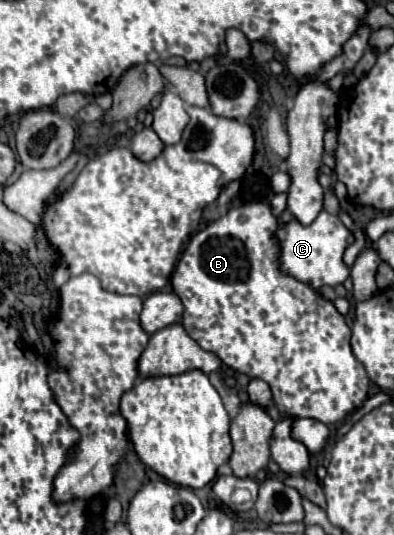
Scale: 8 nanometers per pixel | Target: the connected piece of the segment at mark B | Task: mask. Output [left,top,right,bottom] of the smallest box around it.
[171,203,369,425]

